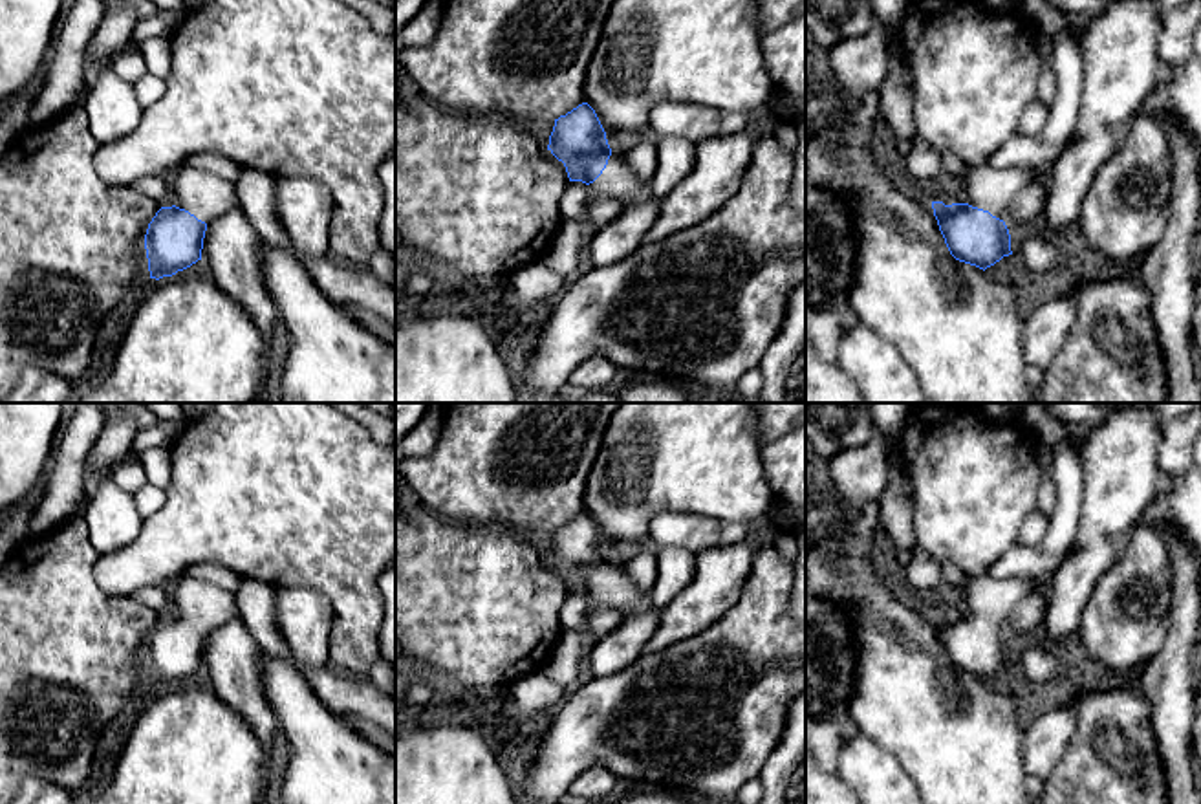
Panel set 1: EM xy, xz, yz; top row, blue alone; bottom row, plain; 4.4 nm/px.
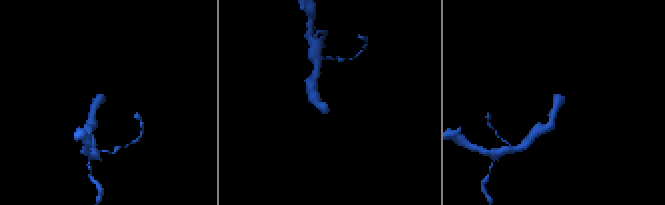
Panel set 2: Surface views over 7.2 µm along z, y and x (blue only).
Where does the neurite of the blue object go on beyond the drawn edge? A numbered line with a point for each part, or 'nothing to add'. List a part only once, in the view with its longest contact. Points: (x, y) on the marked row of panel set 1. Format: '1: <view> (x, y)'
1: yz (991, 189)

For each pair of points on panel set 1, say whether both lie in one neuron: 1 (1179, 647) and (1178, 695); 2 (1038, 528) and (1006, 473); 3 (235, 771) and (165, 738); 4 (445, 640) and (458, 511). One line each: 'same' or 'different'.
1: same
2: different
3: same
4: different

